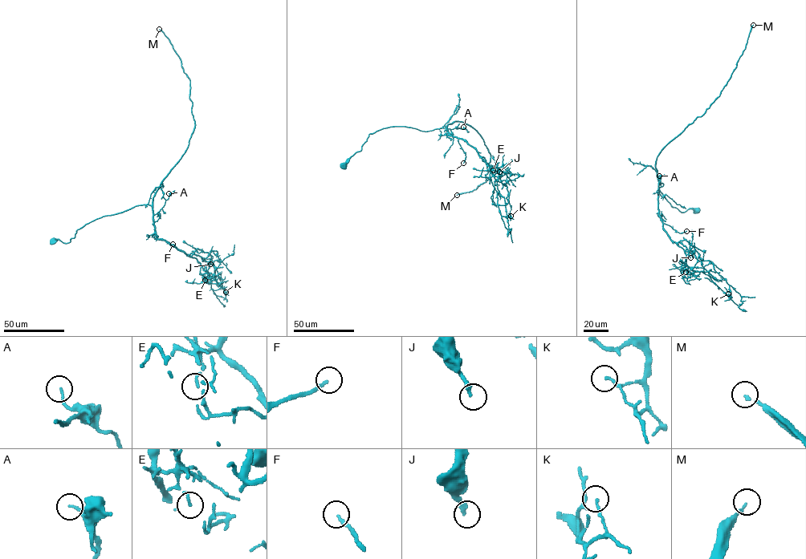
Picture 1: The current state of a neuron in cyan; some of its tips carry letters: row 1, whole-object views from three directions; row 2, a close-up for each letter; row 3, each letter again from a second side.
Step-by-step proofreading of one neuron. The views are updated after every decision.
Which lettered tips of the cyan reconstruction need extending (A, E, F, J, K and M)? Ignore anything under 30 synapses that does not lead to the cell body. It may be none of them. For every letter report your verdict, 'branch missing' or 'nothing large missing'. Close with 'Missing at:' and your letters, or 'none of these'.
A: nothing large missing
E: nothing large missing
F: nothing large missing
J: branch missing
K: nothing large missing
M: branch missing
Missing at: J, M

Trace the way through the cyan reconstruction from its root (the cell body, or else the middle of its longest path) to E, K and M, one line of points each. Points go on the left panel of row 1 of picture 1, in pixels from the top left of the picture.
E: (53, 241), (68, 242), (78, 229), (95, 220), (150, 204), (156, 237), (196, 259), (205, 280)
K: (53, 241), (68, 242), (95, 220), (150, 204), (156, 237), (211, 264), (225, 292)
M: (53, 241), (68, 242), (96, 219), (151, 205), (185, 152), (195, 123), (190, 81), (159, 29)

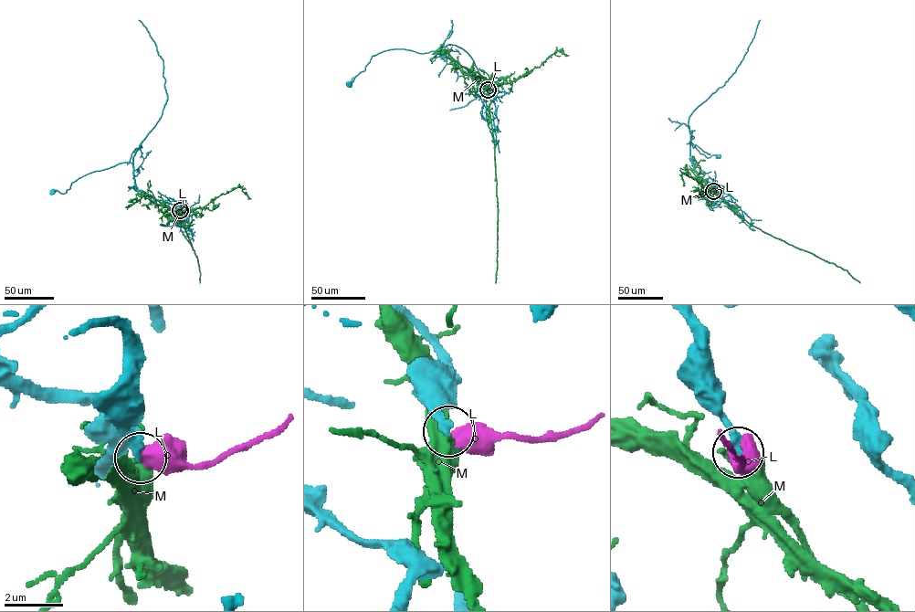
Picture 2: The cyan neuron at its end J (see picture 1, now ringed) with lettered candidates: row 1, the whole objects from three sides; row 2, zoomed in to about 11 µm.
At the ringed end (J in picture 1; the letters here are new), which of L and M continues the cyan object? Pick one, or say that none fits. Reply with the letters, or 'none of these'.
none of these

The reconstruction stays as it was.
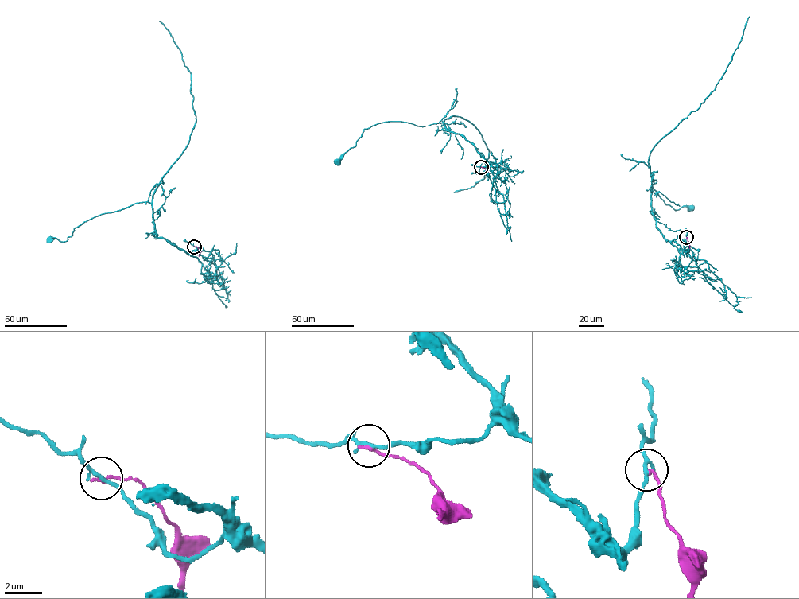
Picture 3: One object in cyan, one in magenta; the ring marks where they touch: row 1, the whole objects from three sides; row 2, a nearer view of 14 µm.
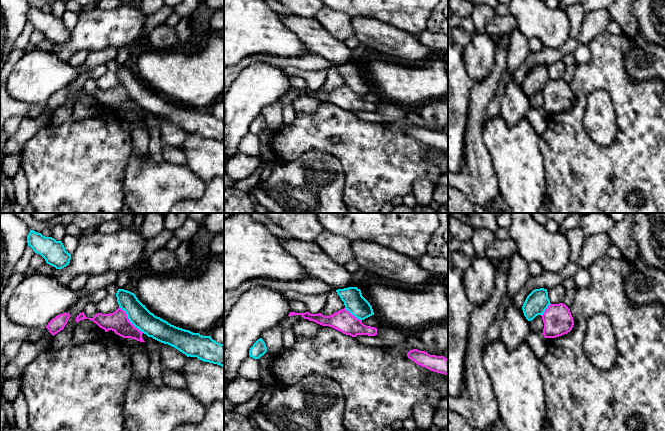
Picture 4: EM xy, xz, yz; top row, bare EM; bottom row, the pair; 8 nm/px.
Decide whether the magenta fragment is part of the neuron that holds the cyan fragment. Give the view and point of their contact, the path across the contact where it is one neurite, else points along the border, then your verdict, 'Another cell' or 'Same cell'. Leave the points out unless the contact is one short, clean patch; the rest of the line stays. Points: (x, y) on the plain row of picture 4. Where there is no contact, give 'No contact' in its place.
Touches cyan at xy (129, 96). Boundary: xy (119, 82), (127, 94), (143, 108). Another cell

